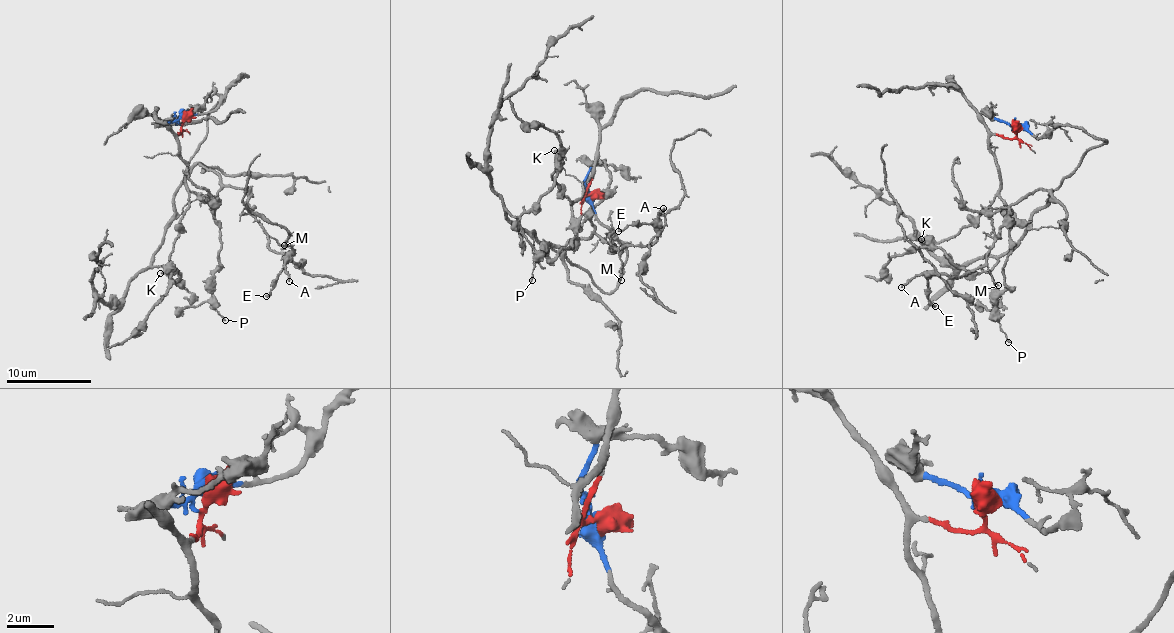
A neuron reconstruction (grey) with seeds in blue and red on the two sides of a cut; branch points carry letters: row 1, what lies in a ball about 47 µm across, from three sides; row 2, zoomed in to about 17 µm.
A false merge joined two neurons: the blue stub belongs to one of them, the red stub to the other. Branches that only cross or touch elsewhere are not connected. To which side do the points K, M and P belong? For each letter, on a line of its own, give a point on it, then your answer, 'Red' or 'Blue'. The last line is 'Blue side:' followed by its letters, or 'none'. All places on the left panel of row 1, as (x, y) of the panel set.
K: Place: (160, 273). Red
M: Place: (284, 245). Blue
P: Place: (225, 320). Red
Blue side: M

